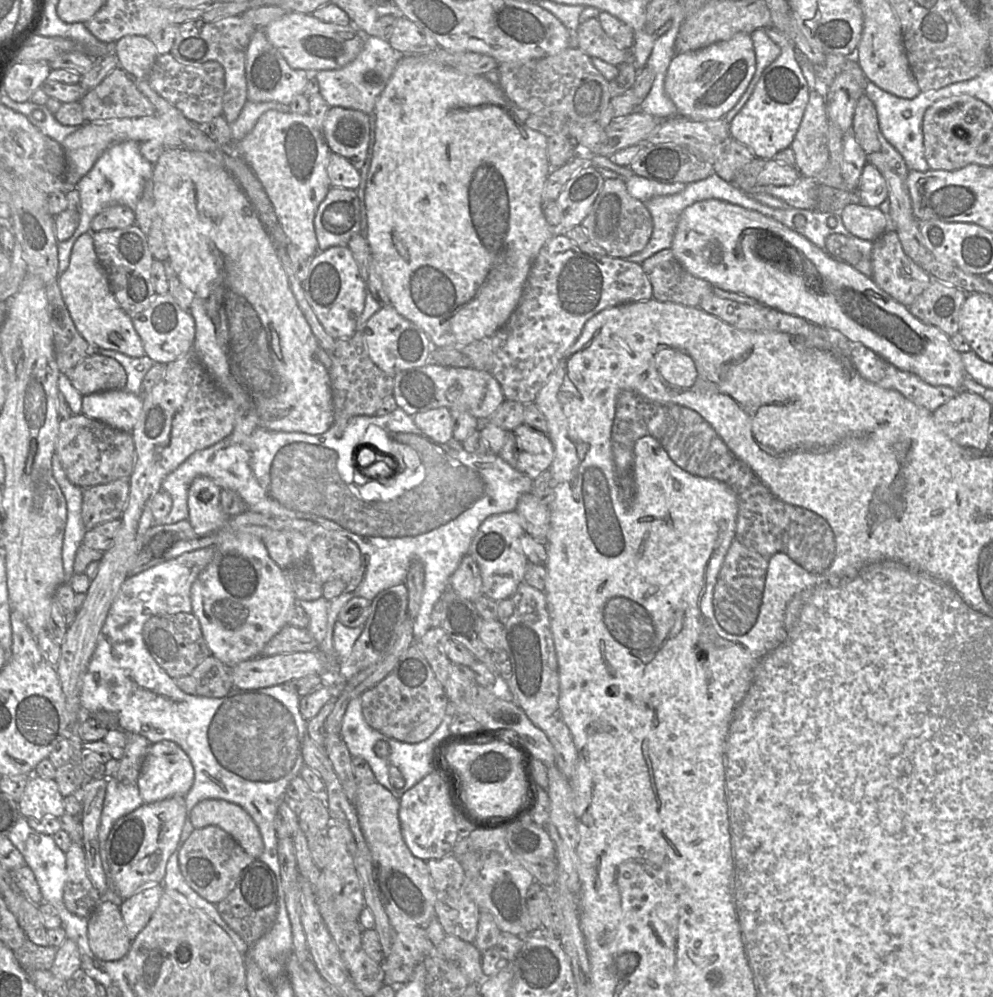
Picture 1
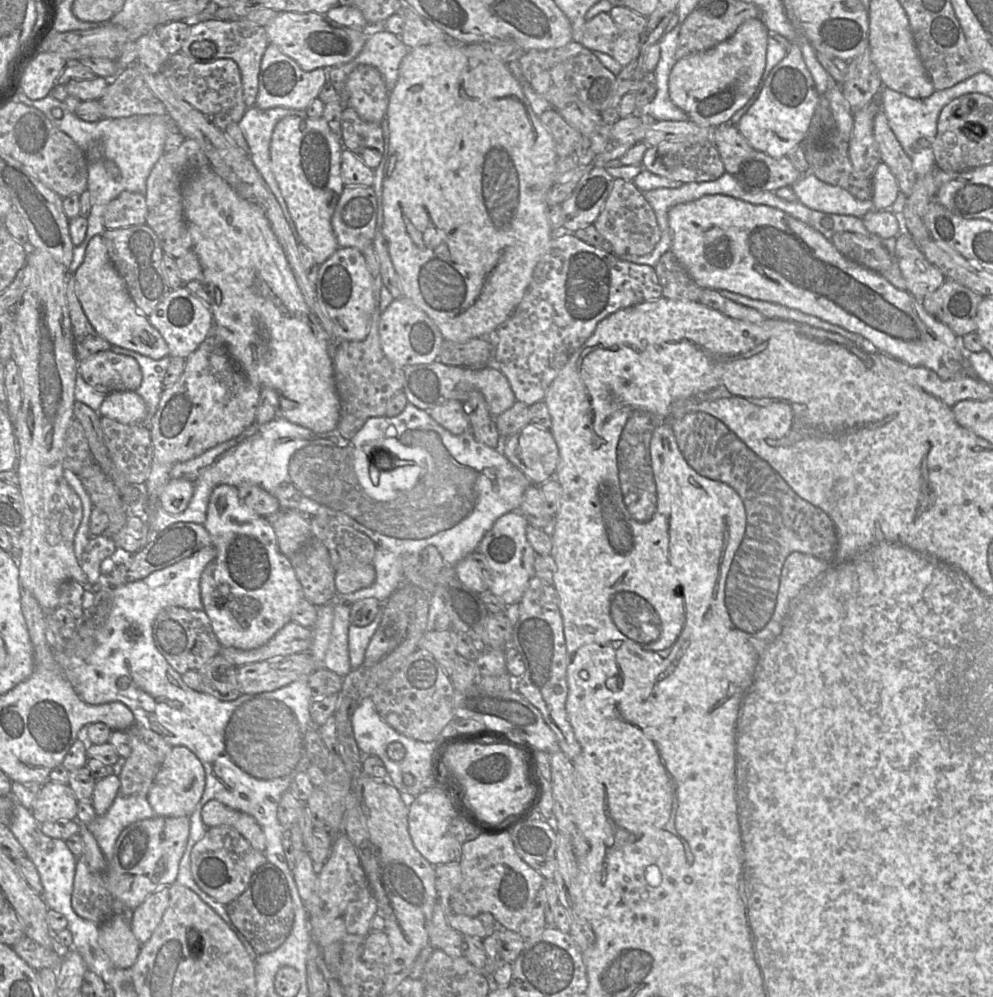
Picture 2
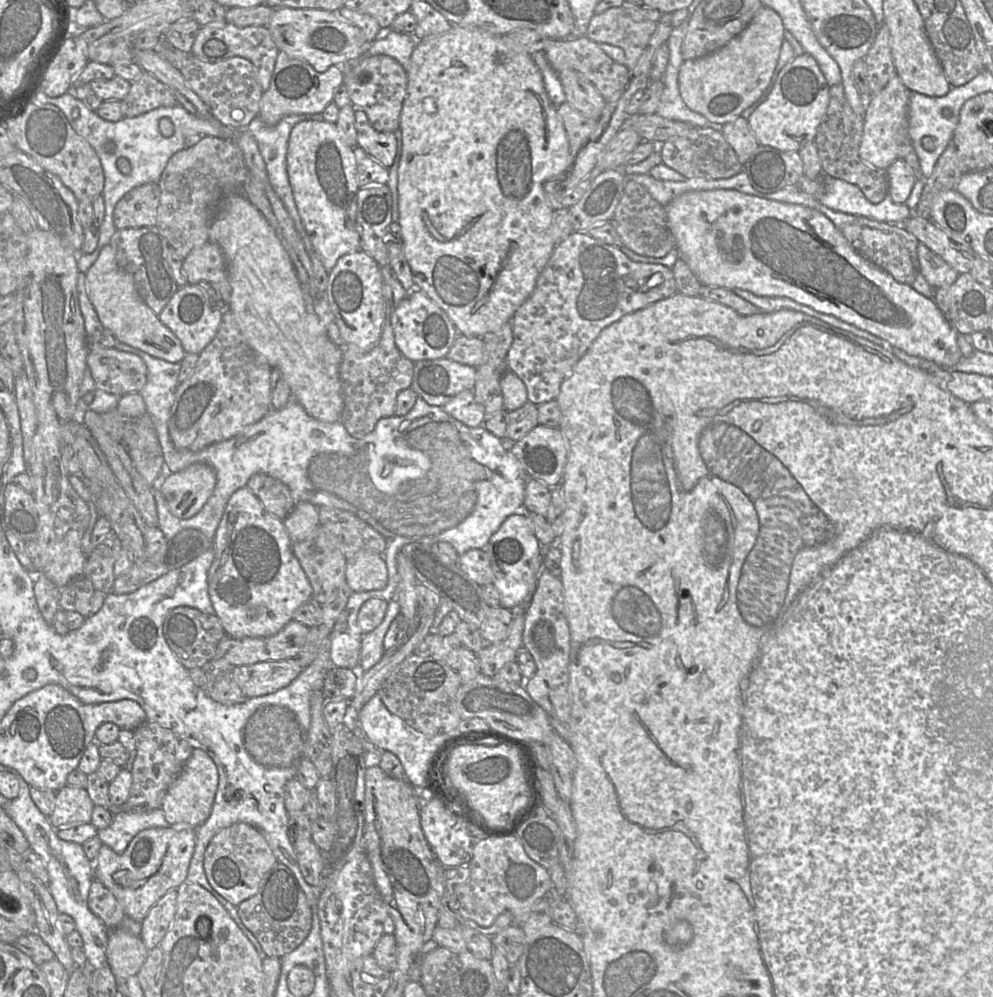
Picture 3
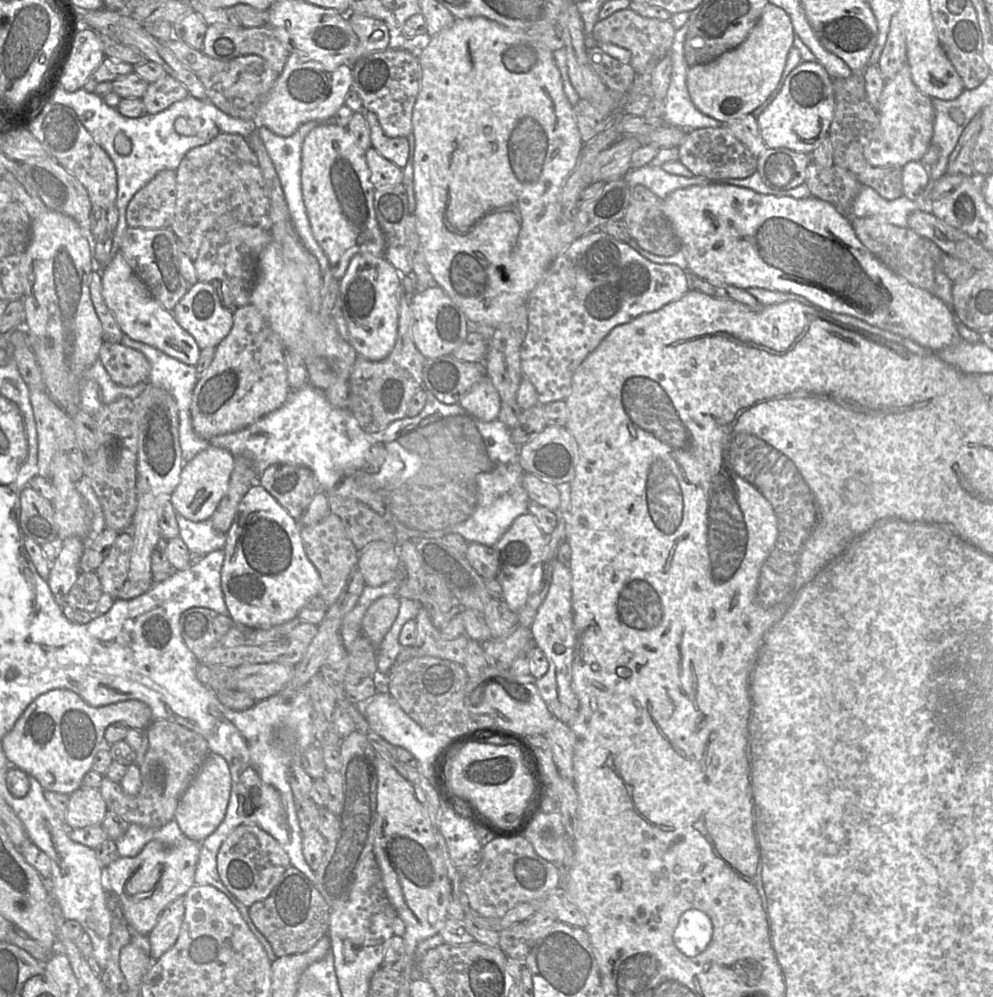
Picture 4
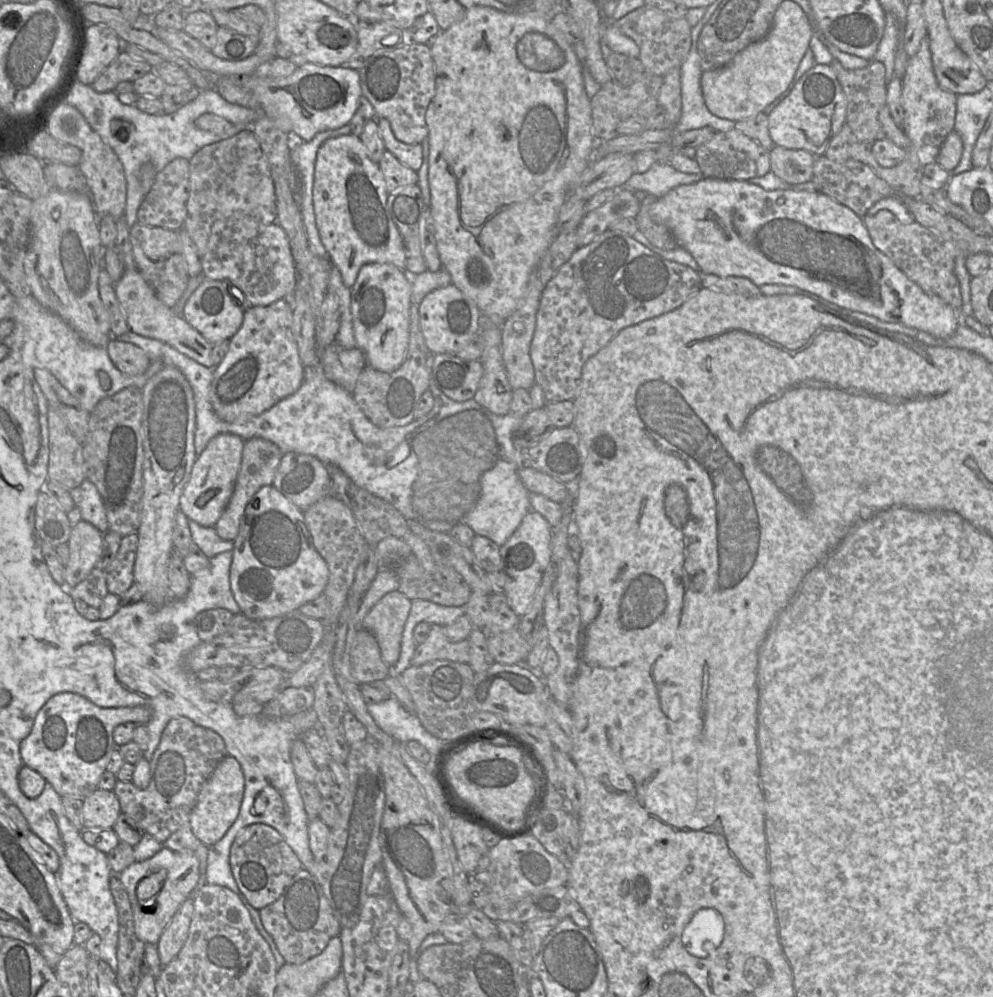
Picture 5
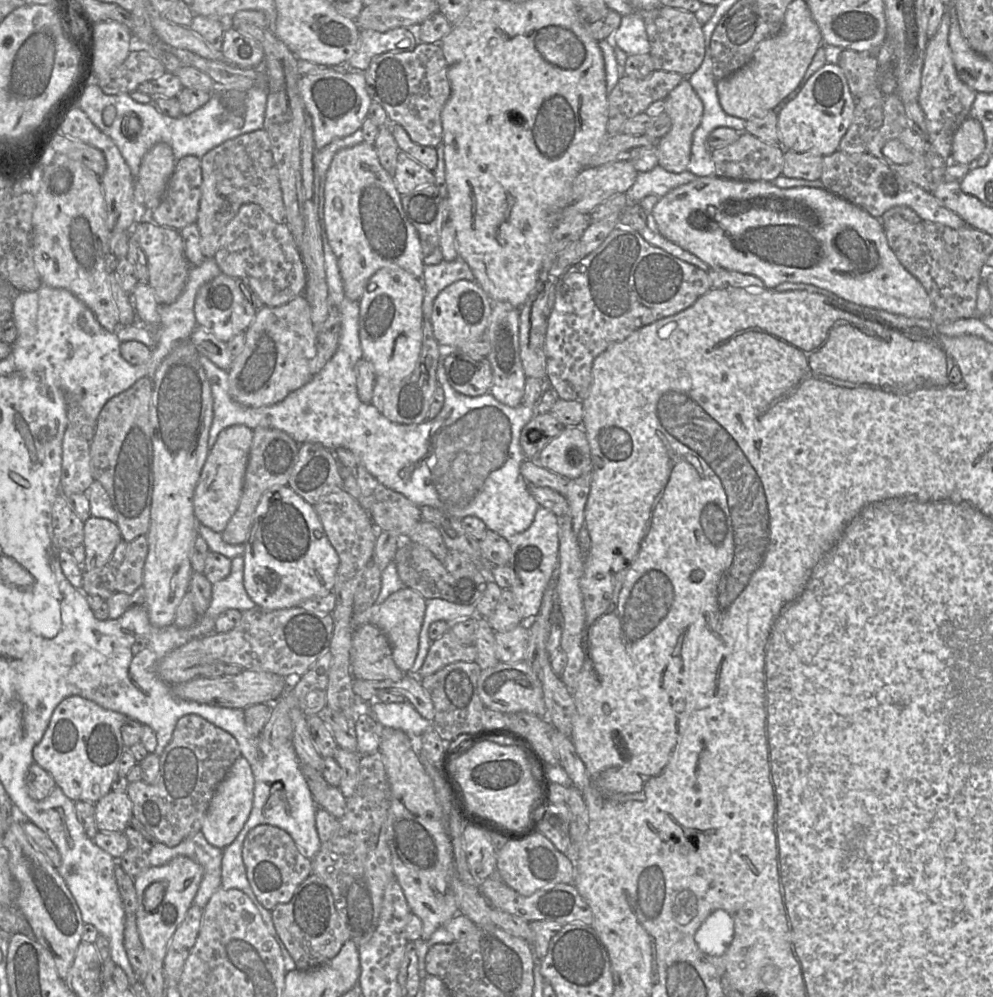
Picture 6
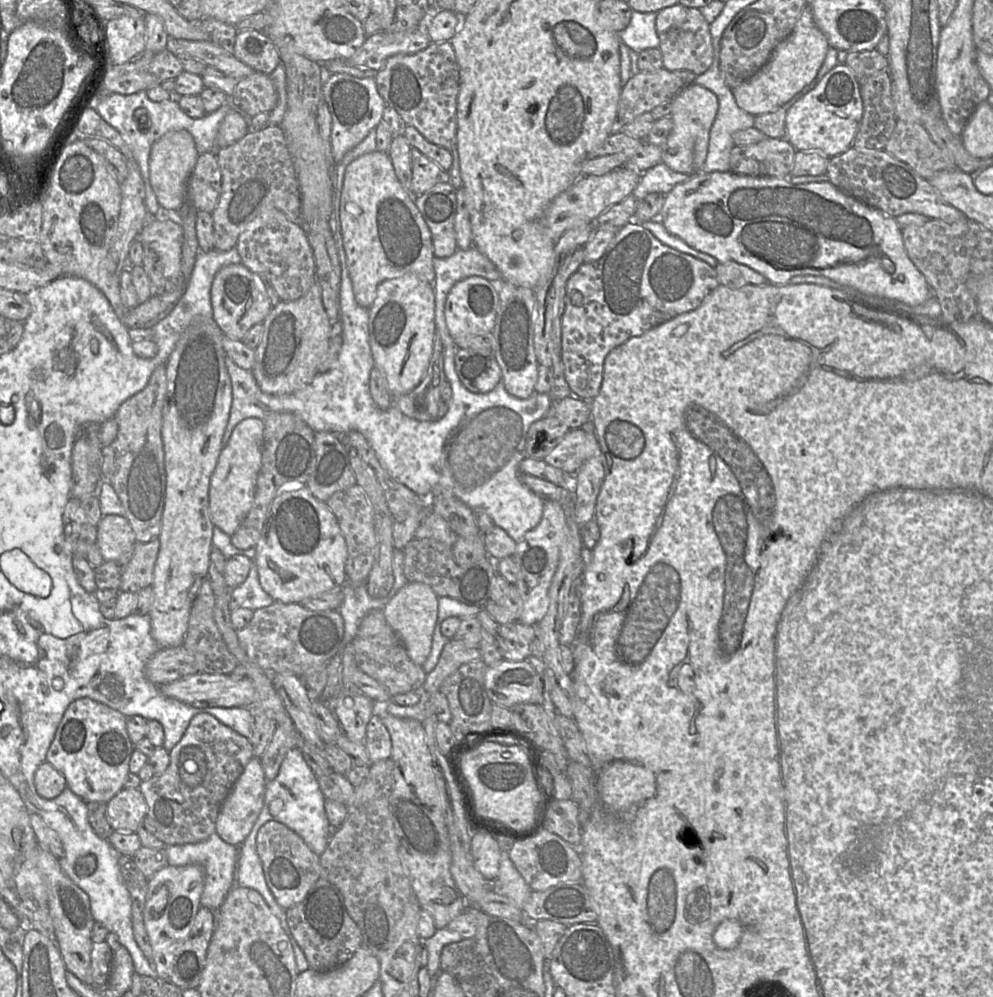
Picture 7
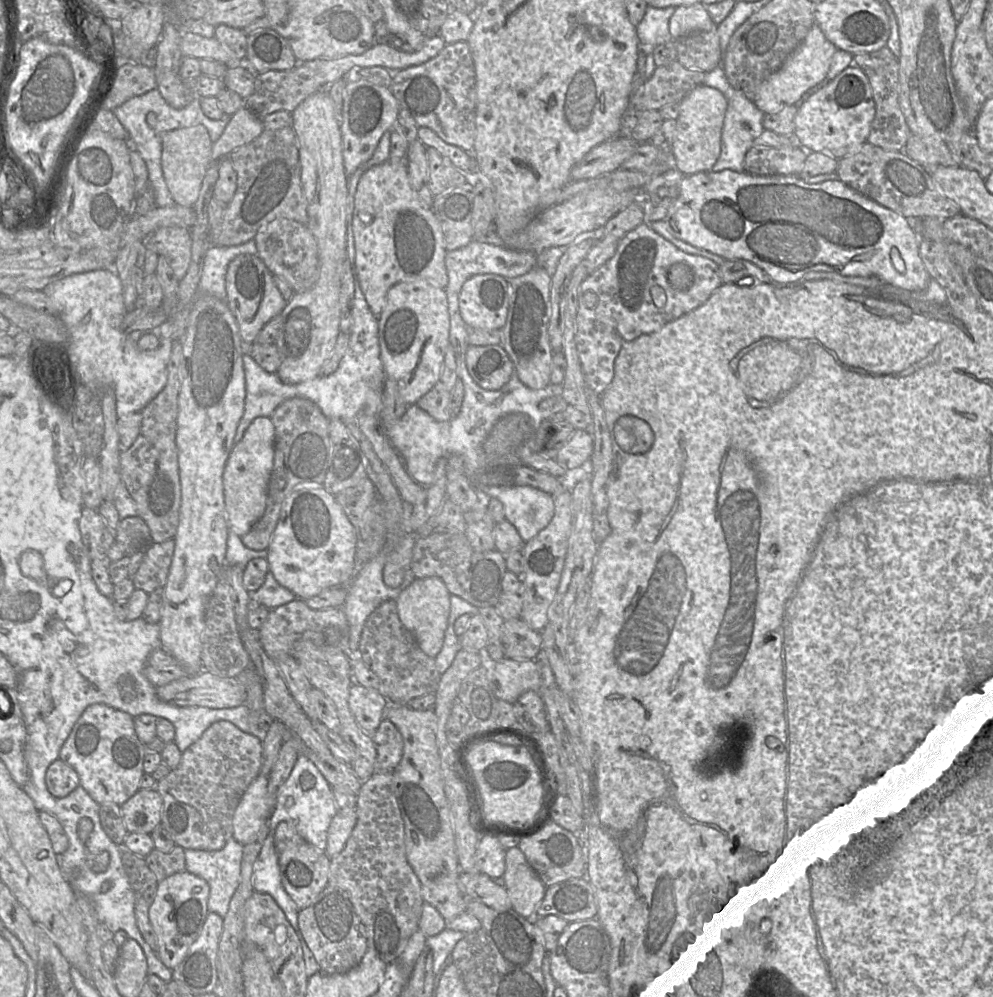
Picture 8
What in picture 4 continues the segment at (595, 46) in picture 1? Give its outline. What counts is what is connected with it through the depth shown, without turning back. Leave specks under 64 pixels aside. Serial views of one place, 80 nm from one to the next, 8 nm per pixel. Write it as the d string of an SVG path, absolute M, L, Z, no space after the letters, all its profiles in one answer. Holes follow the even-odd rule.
M630 8L622 9L605 19L600 19L594 25L590 38L594 43L613 43L631 52L630 65L636 73L641 73L647 67L655 68L659 60L671 52L676 29L670 21L646 18Z

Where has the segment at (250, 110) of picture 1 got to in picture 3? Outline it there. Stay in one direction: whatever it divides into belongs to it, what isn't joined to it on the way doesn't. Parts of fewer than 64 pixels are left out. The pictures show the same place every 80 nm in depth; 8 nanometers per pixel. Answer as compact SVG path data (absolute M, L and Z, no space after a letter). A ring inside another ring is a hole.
M314 114L312 117L305 117L305 115L290 115L284 117L279 123L274 126L267 125L258 116L255 117L245 128L257 142L259 151L266 165L266 171L268 175L269 182L276 192L277 196L283 202L285 208L287 209L289 215L294 221L294 225L298 233L300 234L303 244L306 242L306 231L302 225L301 219L299 217L292 188L289 182L287 169L286 169L286 155L288 148L288 139L290 132L294 125L302 121L317 121L319 117Z

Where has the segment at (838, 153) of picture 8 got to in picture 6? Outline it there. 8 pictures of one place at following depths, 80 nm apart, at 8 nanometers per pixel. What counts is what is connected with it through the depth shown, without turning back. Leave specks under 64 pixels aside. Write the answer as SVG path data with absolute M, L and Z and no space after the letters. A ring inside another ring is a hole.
M825 64L805 83L798 95L778 112L778 145L796 153L828 156L836 151L850 127L855 109L846 76L837 64Z

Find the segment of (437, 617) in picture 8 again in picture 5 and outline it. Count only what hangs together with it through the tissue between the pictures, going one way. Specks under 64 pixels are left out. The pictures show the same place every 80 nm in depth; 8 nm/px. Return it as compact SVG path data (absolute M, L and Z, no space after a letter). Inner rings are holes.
M399 591L390 592L363 619L362 628L375 637L381 658L389 666L395 665L399 659L402 633L411 601Z

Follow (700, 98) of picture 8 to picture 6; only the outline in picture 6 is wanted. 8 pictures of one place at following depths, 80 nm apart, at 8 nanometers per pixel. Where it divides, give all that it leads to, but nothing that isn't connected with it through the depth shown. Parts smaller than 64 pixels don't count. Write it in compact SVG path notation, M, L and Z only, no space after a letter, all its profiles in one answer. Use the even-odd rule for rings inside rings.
M687 79L682 80L664 102L665 112L671 119L671 129L657 143L658 165L669 172L682 173L687 171L691 158L693 135L702 120L703 104Z

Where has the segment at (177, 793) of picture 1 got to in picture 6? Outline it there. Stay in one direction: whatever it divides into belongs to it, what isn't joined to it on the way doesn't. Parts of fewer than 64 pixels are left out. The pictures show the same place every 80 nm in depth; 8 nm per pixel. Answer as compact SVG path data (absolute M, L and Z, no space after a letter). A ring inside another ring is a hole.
M239 757L226 777L218 785L203 819L201 833L213 846L224 849L229 846L245 826L253 808L255 780L249 762Z

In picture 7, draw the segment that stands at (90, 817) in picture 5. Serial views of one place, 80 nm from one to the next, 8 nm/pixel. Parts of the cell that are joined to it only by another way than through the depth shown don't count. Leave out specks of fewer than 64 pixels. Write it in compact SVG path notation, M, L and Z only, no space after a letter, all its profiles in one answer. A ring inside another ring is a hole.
M123 789L107 804L107 820L114 832L136 832L147 813L147 804L139 789Z

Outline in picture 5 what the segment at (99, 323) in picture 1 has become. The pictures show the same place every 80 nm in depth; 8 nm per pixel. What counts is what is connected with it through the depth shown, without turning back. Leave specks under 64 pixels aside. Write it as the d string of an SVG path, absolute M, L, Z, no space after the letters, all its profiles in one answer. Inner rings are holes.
M137 270L125 271L121 279L115 283L115 293L125 314L129 330L141 336L162 341L206 367L216 366L212 361L213 344L190 326L181 315L164 305Z

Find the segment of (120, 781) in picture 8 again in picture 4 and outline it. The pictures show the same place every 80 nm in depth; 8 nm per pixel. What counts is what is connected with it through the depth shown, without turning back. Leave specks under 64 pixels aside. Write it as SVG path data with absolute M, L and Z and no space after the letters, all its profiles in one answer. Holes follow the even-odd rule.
M54 689L38 696L25 709L11 731L4 736L2 747L10 764L35 778L44 790L69 795L82 787L83 778L92 770L96 754L109 748L104 734L107 727L116 722L123 722L129 728L143 731L152 722L152 712L150 707L140 700L125 700L93 707L70 690Z

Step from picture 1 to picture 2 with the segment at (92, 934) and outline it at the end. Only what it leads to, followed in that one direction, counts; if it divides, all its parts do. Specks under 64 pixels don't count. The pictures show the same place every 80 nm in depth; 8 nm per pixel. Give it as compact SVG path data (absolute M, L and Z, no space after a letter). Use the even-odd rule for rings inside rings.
M115 914L98 925L98 943L110 962L120 969L133 966L142 943L131 931L130 925L121 916Z

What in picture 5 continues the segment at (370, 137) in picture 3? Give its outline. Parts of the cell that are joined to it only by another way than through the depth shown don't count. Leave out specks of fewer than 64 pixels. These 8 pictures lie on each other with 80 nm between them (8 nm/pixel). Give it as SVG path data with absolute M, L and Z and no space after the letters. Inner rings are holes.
M377 117L376 122L386 151L393 154L402 164L417 171L423 164L425 148L420 144L406 144L398 140L384 118Z

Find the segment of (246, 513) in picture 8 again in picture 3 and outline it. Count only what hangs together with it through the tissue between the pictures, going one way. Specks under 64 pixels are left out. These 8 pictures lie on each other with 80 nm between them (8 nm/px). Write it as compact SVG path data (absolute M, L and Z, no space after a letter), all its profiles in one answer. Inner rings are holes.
M205 463L166 474L158 491L172 515L188 519L195 516L208 501L216 486L216 473Z

